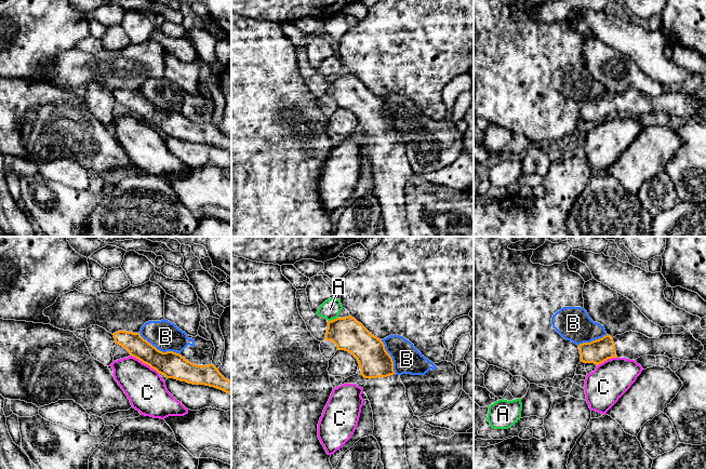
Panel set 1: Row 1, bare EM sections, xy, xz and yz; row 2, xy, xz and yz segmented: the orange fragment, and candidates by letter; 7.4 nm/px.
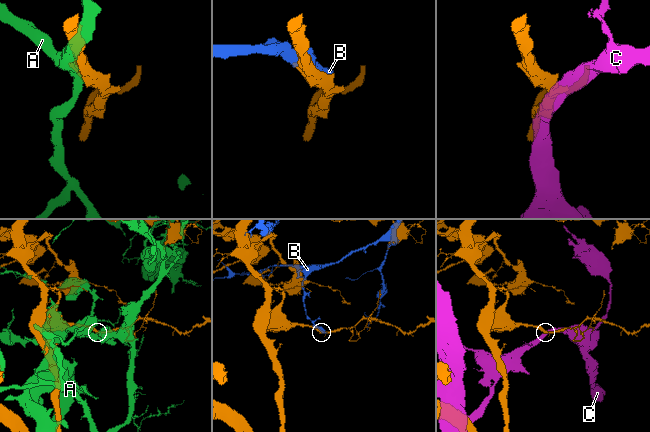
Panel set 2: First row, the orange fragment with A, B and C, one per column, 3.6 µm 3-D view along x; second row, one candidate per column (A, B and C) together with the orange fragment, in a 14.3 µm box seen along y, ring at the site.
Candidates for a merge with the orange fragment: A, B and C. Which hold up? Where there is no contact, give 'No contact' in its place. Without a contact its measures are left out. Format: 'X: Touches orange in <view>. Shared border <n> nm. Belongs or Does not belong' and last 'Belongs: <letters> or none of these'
A: Touches orange in xz. Shared border 90 nm. Does not belong
B: Touches orange in xy. Shared border 340 nm. Does not belong
C: Touches orange in xy. Shared border 240 nm. Does not belong
Belongs: none of these

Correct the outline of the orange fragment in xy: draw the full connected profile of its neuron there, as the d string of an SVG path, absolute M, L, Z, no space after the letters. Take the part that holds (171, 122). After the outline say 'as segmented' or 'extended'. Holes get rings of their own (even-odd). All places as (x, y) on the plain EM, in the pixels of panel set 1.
M118 89L112 93L116 102L166 136L214 145L231 153L231 139L225 136L213 122L197 123L179 111L162 110L144 97L139 91Z; as segmented

